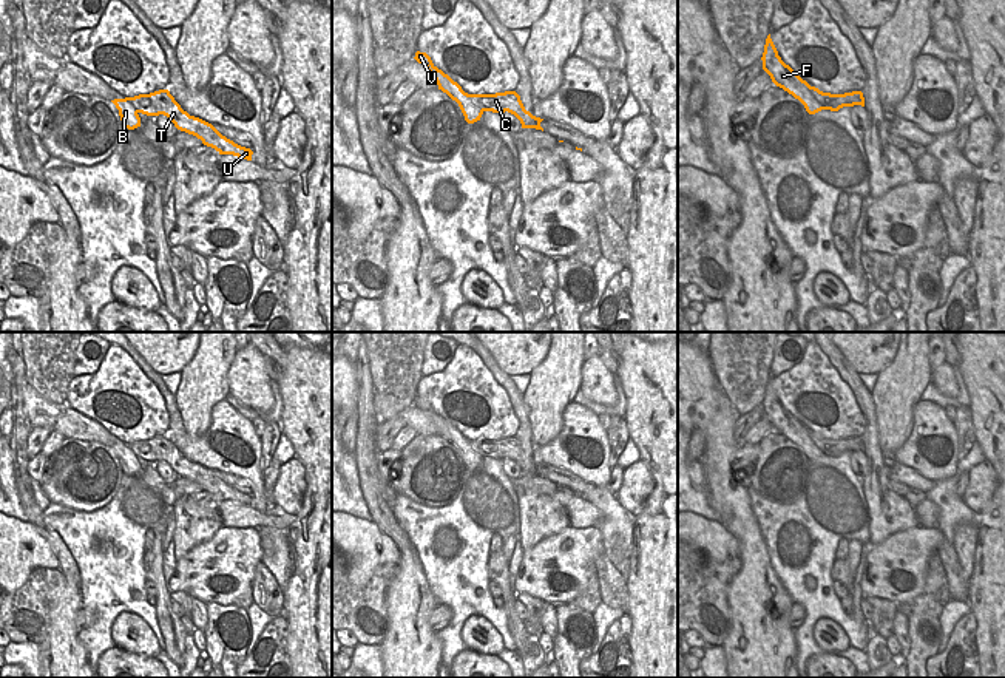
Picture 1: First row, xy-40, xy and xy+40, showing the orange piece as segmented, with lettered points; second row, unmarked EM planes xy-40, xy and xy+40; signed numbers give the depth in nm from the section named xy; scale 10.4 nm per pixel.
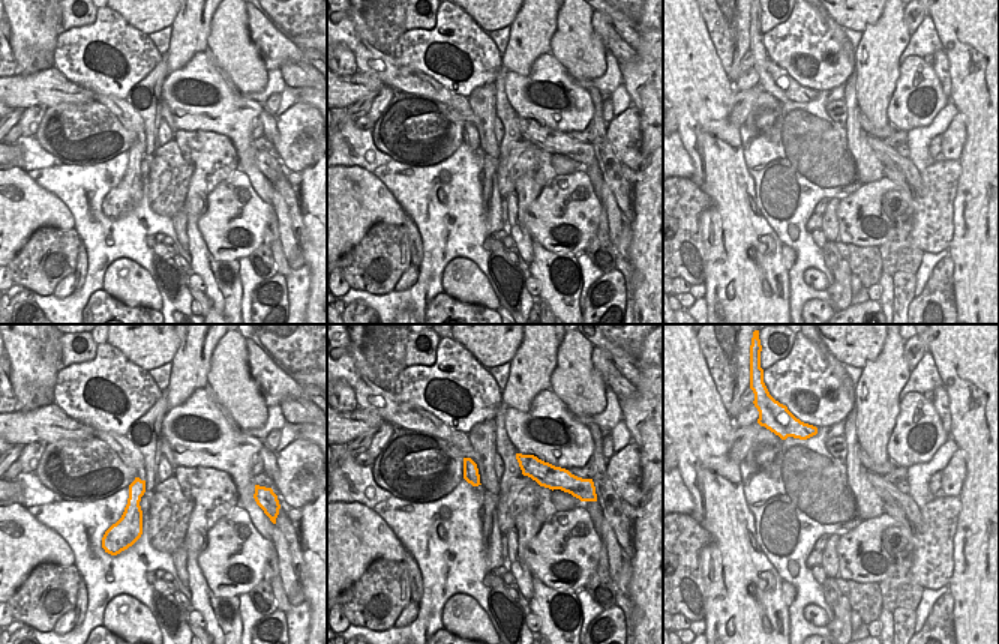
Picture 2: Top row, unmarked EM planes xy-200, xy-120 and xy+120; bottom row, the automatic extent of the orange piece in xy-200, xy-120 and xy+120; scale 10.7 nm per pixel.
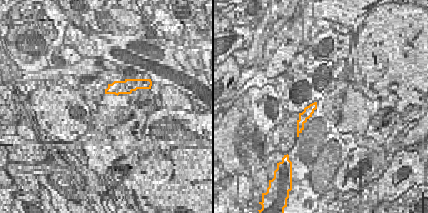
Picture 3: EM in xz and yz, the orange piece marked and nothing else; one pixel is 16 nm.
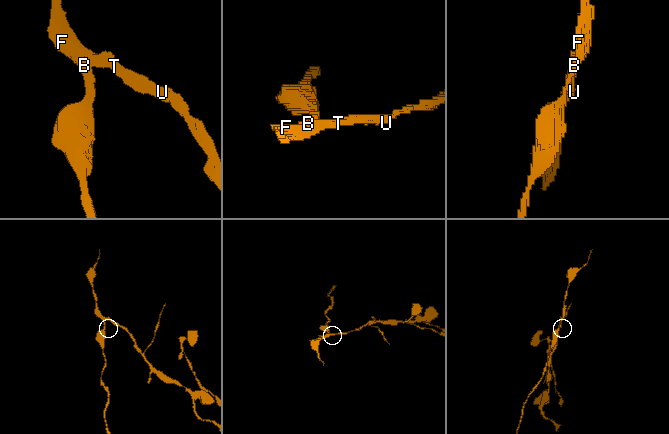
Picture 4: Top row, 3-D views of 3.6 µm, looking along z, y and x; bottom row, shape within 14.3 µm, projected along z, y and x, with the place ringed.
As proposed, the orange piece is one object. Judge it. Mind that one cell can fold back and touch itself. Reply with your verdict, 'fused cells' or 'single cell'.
fused cells

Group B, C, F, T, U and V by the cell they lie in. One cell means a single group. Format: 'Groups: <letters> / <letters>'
Groups: B F V / C T U

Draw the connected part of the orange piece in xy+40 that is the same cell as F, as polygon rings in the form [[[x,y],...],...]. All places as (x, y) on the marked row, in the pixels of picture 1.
[[[770,34],[767,36],[766,39],[766,45],[764,45],[764,53],[763,53],[763,69],[770,76],[772,82],[783,88],[784,91],[787,91],[789,94],[792,94],[795,99],[798,99],[806,111],[809,114],[815,114],[821,110],[826,110],[821,103],[820,103],[820,99],[824,96],[824,94],[831,94],[831,93],[823,93],[820,91],[818,88],[815,86],[810,86],[806,80],[803,80],[789,65],[786,65],[781,57],[778,56],[778,51],[770,39]]]

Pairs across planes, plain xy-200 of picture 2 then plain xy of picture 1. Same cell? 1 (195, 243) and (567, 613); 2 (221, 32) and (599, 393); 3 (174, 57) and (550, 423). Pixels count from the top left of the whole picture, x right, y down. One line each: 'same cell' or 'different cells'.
1: same cell
2: same cell
3: same cell

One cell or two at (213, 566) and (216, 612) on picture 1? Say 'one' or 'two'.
two

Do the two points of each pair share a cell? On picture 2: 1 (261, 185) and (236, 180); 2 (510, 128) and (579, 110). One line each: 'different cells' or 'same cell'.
1: different cells
2: different cells

